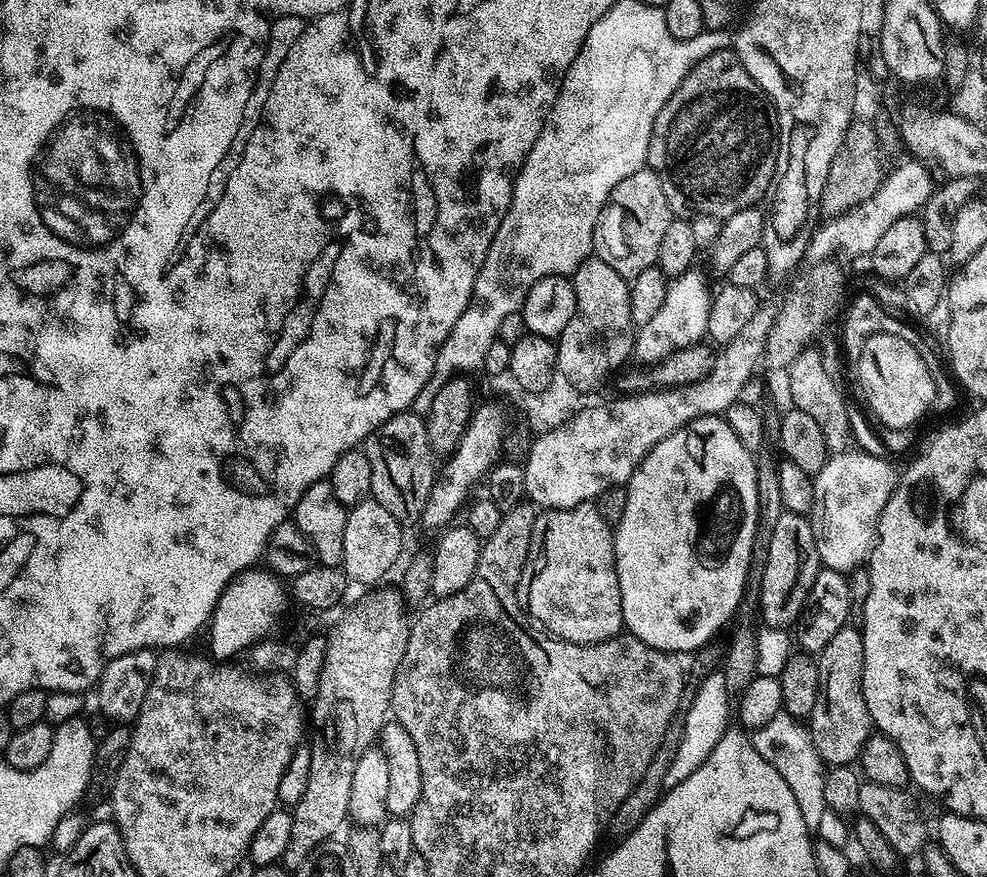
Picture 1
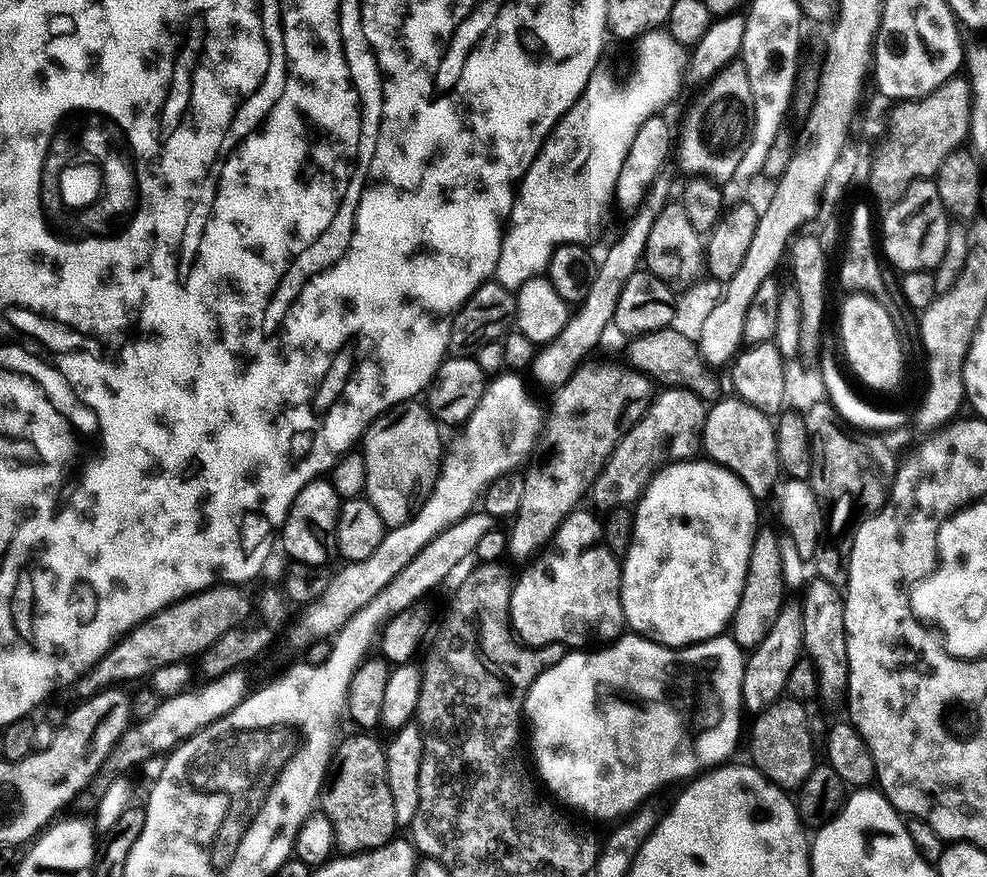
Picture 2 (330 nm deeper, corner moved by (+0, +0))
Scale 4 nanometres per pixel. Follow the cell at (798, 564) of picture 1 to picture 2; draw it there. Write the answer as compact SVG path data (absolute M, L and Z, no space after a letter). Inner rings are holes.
M760 526L756 529L754 546L750 550L750 562L746 570L746 582L742 586L742 598L738 602L738 610L734 610L734 618L730 625L731 638L743 650L758 647L762 638L770 634L770 626L774 626L778 614L786 607L784 600L786 573L782 570L780 536L777 529L773 528Z

